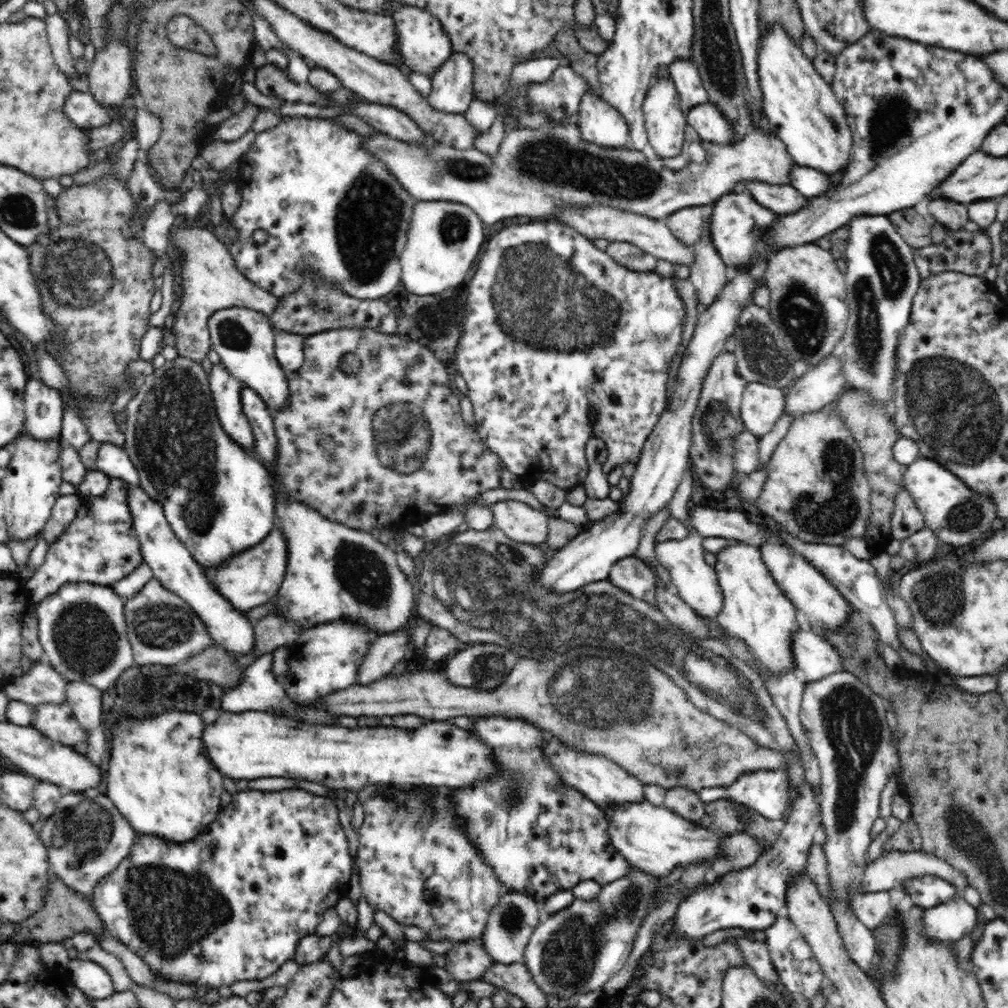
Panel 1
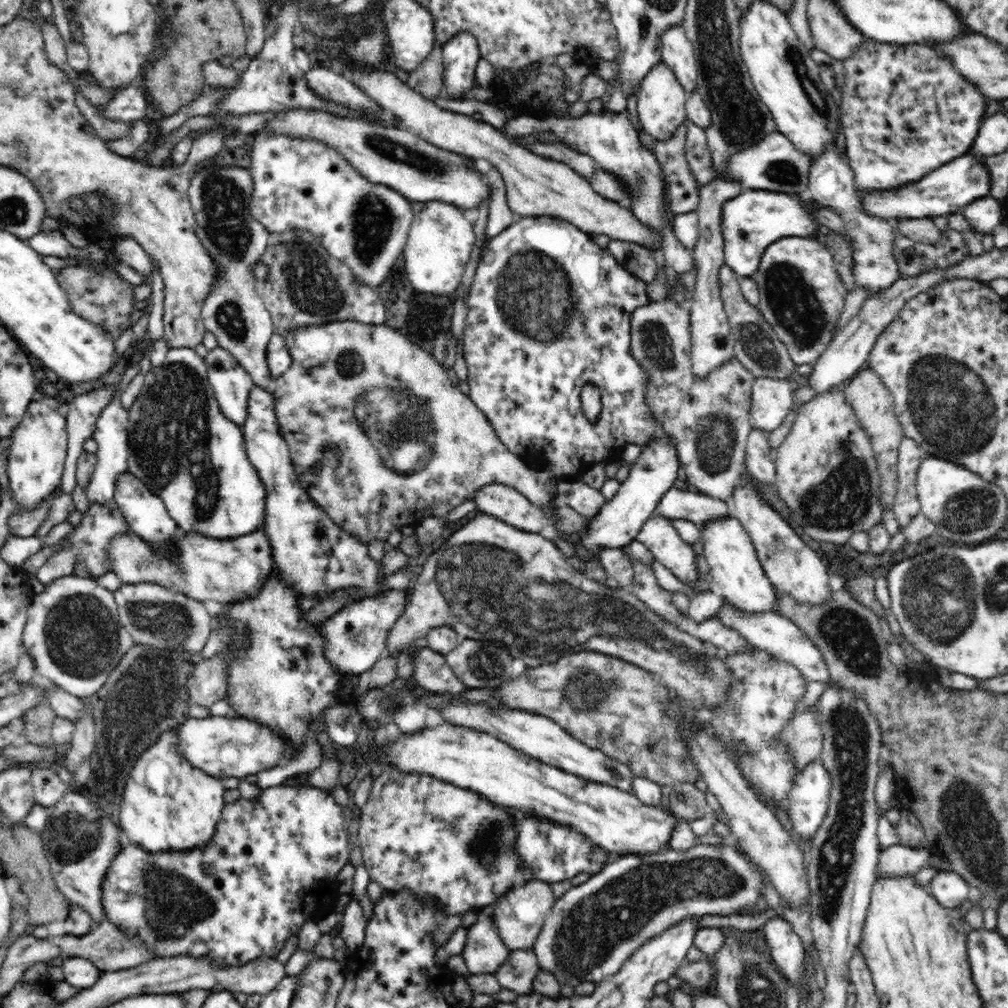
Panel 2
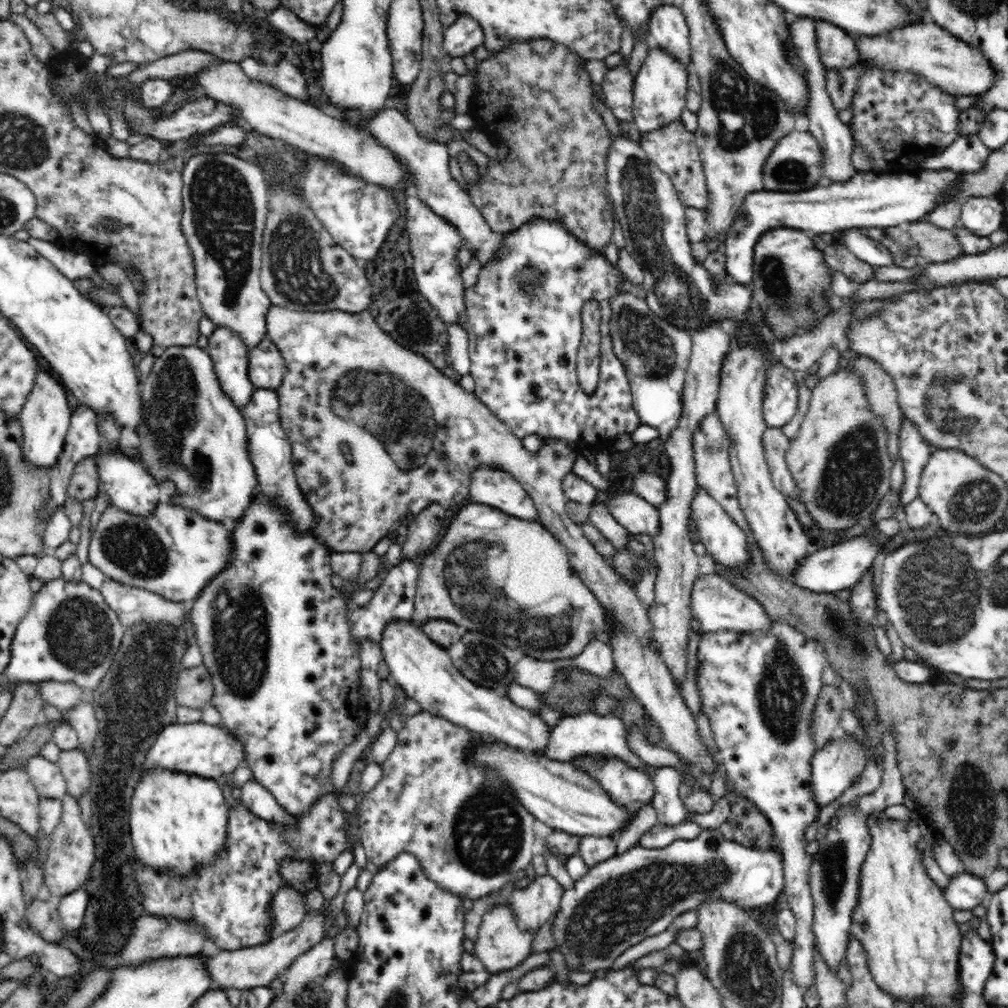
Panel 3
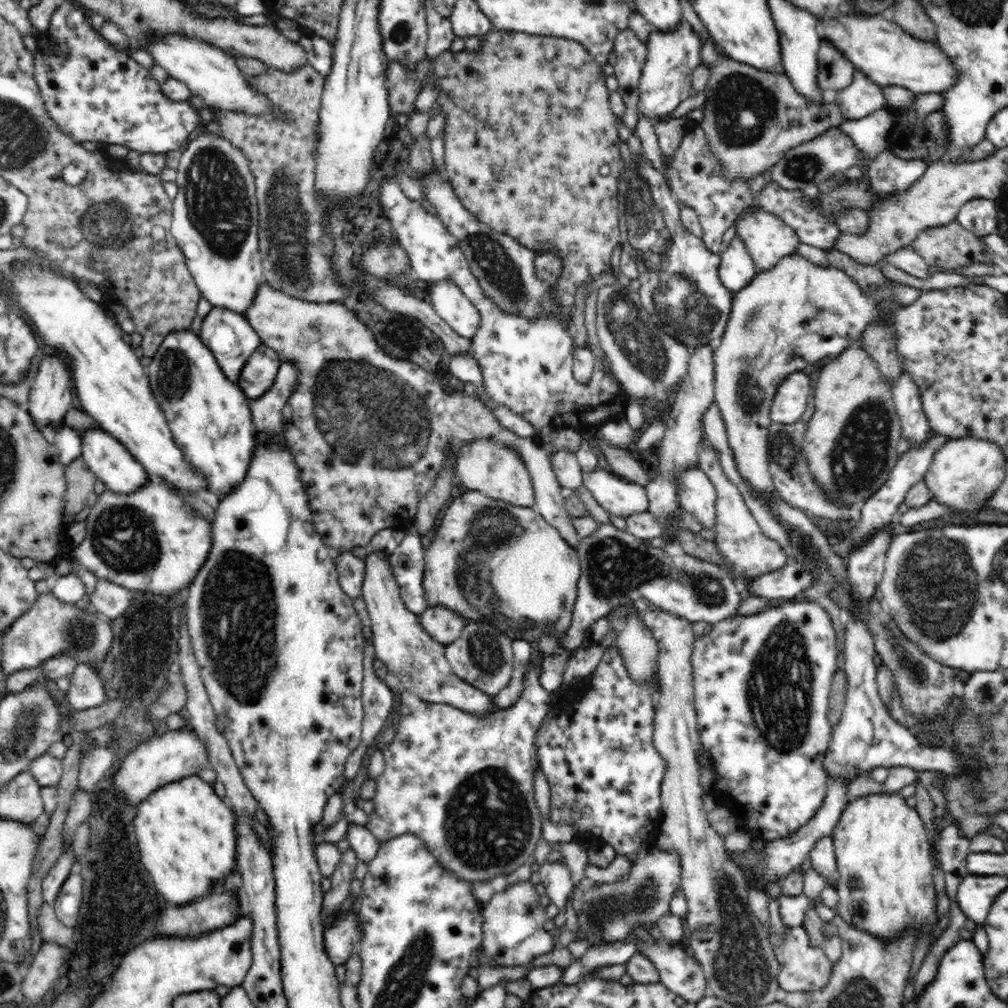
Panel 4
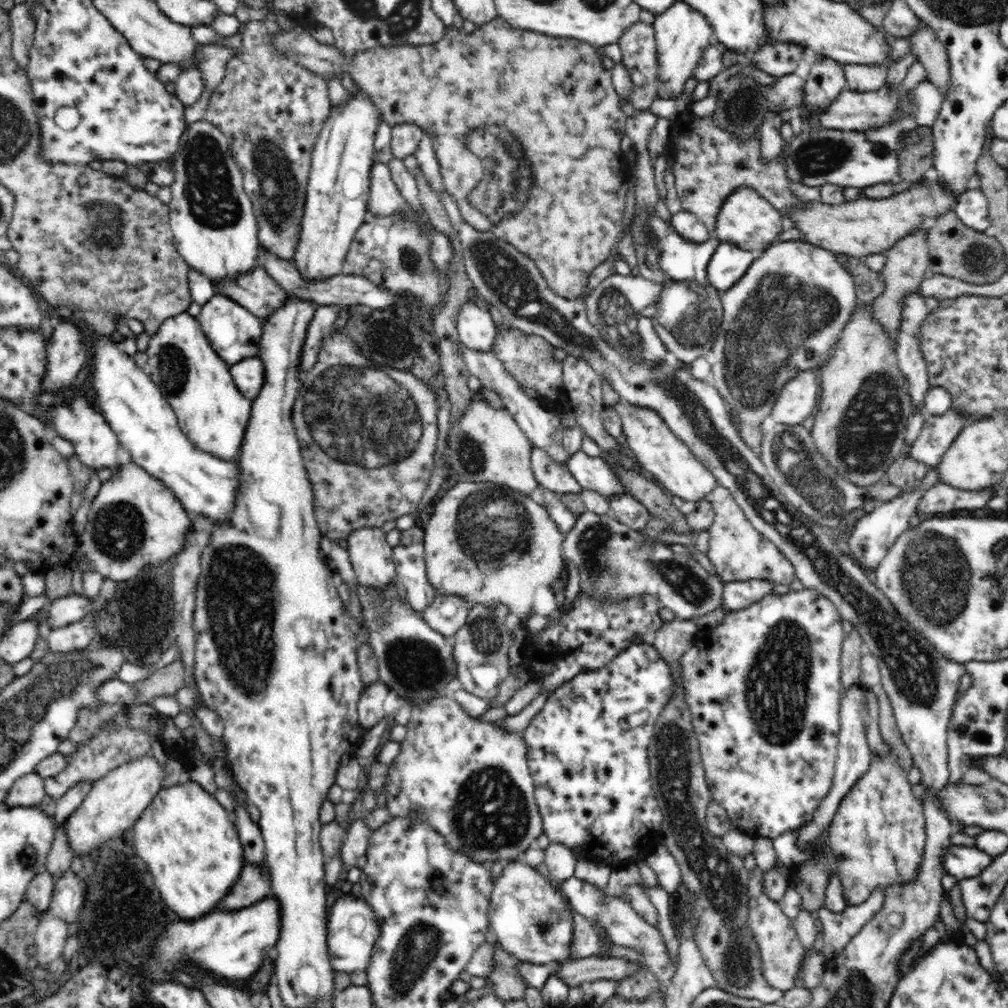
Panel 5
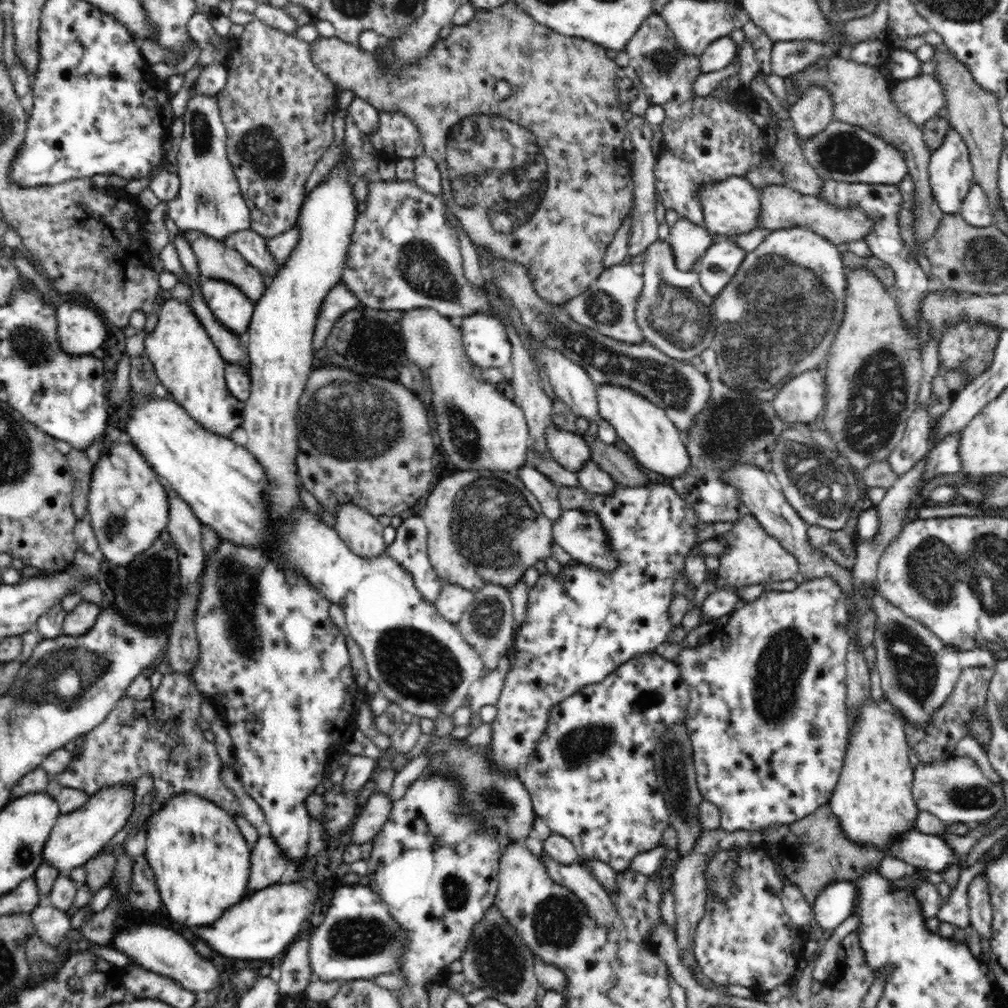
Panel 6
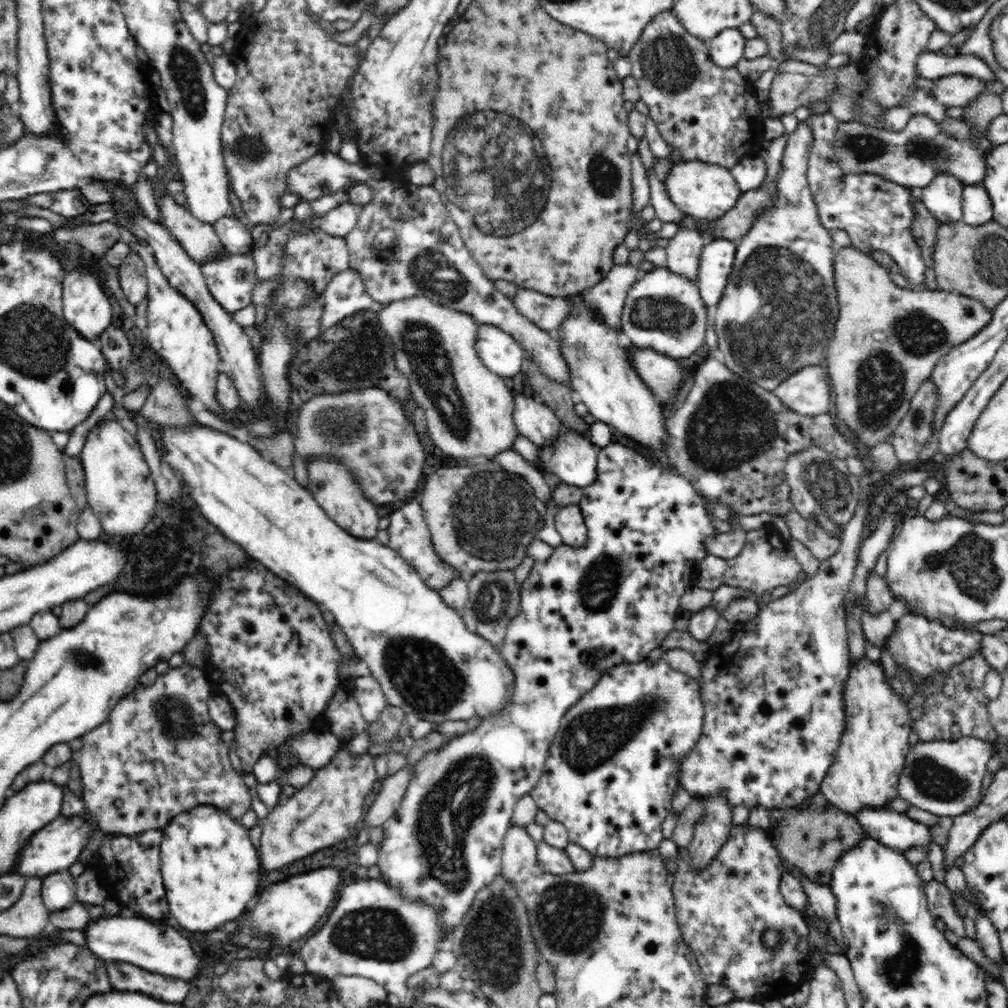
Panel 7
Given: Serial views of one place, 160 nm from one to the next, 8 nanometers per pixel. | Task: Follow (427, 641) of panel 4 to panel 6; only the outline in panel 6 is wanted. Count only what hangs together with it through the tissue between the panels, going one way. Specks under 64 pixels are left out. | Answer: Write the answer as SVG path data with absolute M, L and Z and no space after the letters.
M344 502L337 510L335 530L347 547L358 556L372 558L384 554L384 526L377 518L355 504Z

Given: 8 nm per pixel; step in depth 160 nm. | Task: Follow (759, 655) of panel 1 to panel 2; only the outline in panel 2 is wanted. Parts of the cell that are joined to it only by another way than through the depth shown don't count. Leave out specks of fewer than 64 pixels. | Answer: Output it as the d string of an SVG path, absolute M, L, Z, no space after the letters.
M731 516L710 522L701 528L704 556L710 568L713 587L732 607L742 612L777 612L777 592L766 576L750 536Z

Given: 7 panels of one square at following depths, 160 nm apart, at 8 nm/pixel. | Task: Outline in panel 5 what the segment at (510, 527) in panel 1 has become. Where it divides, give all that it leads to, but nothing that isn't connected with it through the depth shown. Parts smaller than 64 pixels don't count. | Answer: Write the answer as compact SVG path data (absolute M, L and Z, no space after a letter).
M470 400L468 408L464 410L464 414L451 422L450 430L447 438L447 446L449 449L449 458L451 461L451 474L455 478L467 482L492 482L502 487L507 487L513 491L517 491L520 495L529 496L539 483L536 481L532 471L531 453L533 447L528 437L522 432L515 418L505 410L496 410L492 408L485 400Z

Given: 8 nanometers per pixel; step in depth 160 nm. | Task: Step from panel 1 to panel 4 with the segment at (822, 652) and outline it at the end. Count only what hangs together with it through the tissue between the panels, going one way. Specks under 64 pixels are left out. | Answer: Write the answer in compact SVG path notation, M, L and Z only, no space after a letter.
M612 524L598 525L597 532L584 539L581 538L575 550L580 561L578 599L572 608L568 630L559 639L559 646L569 651L580 648L582 641L588 636L590 626L599 618L606 617L612 608L633 604L639 599L646 599L658 608L672 615L678 615L690 623L708 622L711 625L736 616L743 600L739 585L719 566L687 553L672 557L664 551L664 548L654 547L650 540L637 538L627 531L620 531Z

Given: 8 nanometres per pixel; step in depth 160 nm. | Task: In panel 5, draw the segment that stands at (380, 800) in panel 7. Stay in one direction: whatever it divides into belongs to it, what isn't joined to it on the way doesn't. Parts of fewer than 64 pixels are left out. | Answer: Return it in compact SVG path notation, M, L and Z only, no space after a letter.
M363 815L362 818L352 821L346 842L339 852L339 857L343 864L339 877L340 880L346 880L348 870L354 868L356 860L366 854L369 838L372 833L373 831L366 825Z

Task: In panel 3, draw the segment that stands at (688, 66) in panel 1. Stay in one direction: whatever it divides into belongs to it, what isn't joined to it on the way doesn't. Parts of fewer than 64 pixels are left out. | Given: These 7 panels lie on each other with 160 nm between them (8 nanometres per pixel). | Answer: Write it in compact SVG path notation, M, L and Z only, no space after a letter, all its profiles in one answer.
M661 5L650 18L649 44L671 54L688 67L691 64L689 28L684 14L674 5Z

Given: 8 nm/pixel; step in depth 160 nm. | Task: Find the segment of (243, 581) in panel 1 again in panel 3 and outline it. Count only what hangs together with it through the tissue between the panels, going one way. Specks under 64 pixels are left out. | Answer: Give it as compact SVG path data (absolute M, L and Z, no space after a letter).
M158 502L158 506L154 508L155 512L150 517L134 516L115 505L108 506L104 511L96 531L90 537L88 560L107 578L116 582L156 592L165 600L172 602L196 601L202 590L208 586L210 578L228 568L232 560L232 536L235 524L231 521L226 525L208 520L194 510L182 508L171 502Z

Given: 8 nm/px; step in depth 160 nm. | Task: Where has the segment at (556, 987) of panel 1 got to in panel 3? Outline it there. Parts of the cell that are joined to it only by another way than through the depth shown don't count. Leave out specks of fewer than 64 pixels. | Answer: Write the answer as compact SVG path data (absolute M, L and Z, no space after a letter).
M702 828L702 832L695 839L677 839L667 847L661 849L646 849L637 844L635 847L629 848L622 854L610 857L590 867L588 872L581 879L574 881L572 887L564 889L559 909L551 920L552 937L554 937L554 943L556 943L553 949L562 952L565 966L571 972L604 972L610 969L611 965L614 965L614 962L618 959L618 956L621 956L628 948L631 948L634 944L640 944L640 942L646 940L646 938L654 937L657 936L657 934L665 932L669 924L672 923L677 916L680 916L682 913L695 912L696 908L700 908L700 904L704 904L704 900L712 900L712 898L717 898L717 900L731 900L734 904L738 904L740 908L757 913L757 909L760 908L760 906L773 903L777 899L780 891L784 889L784 884L782 853L777 852L777 850L772 850L771 848L750 848L743 844L738 844L734 840L731 841L726 839L719 829L712 830L711 828Z

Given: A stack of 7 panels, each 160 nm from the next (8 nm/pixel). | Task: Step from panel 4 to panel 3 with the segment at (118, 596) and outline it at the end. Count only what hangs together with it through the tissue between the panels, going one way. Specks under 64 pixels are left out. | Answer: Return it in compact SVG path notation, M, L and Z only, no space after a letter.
M110 578L104 580L99 592L126 628L140 622L153 622L170 624L178 629L189 622L188 608L184 604L165 600L154 592L127 586Z

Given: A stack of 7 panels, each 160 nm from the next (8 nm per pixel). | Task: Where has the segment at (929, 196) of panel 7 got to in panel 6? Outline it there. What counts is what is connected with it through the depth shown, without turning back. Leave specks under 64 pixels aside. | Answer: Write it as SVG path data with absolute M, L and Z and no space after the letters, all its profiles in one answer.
M952 128L944 137L942 144L931 153L929 160L929 181L932 187L932 197L938 203L944 214L953 215L960 212L961 204L970 190L973 180L973 168L970 162L968 145L962 135Z

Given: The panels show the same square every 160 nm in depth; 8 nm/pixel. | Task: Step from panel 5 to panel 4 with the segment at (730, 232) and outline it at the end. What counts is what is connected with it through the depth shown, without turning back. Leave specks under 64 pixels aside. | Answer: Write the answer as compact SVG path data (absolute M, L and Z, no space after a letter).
M764 209L752 214L740 212L733 224L737 223L736 235L744 241L745 248L753 258L757 272L764 272L768 268L774 268L780 260L786 256L798 255L798 248L801 246L796 231L792 230L779 216Z

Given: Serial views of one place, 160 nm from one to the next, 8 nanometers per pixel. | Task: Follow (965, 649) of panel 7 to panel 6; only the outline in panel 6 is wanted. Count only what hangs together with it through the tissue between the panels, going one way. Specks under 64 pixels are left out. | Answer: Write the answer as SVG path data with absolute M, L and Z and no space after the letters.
M879 593L870 598L870 607L875 614L873 645L876 650L877 669L886 703L916 729L926 729L932 714L948 701L960 674L970 667L994 668L997 657L993 648L956 650L944 644L927 626L906 616Z

